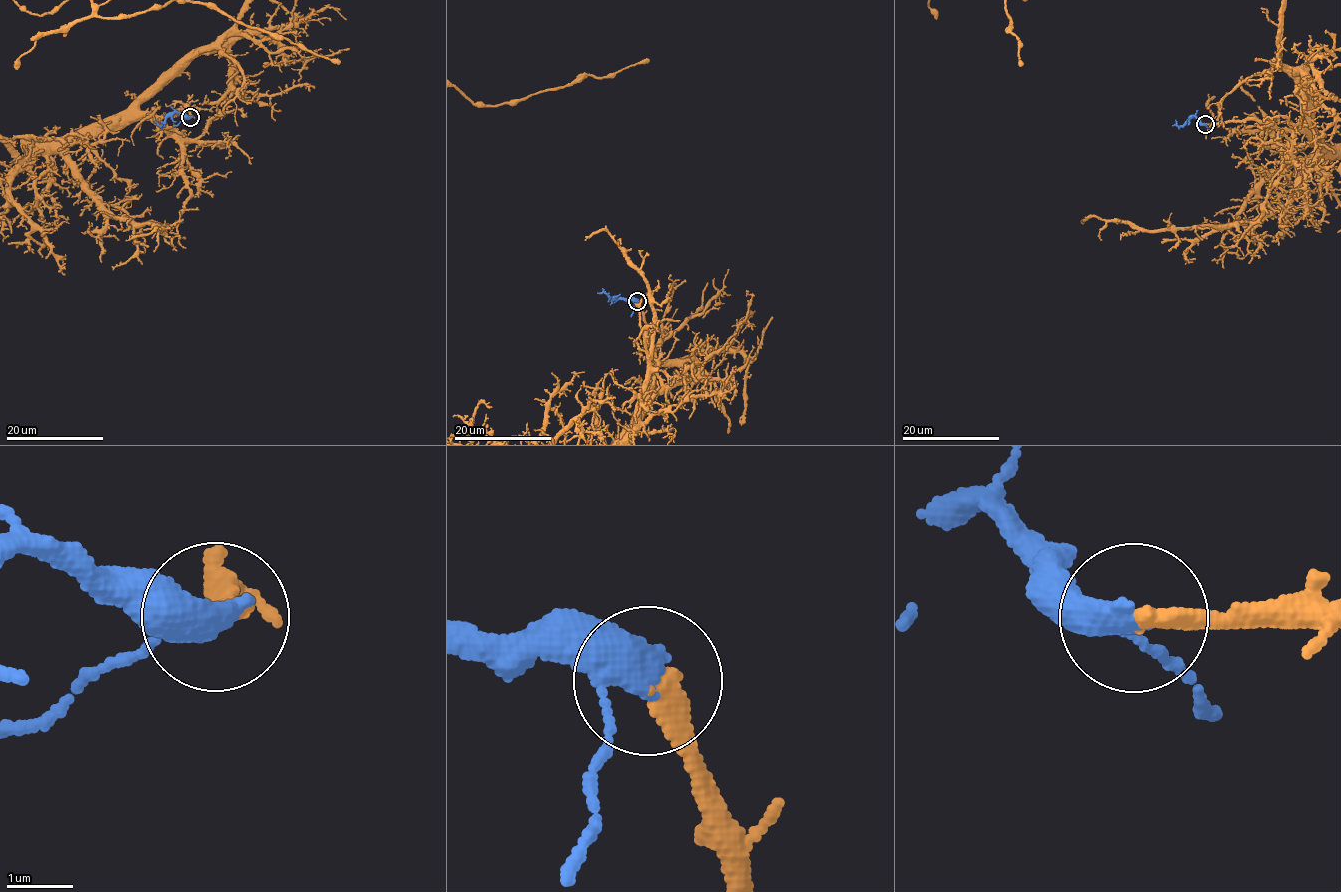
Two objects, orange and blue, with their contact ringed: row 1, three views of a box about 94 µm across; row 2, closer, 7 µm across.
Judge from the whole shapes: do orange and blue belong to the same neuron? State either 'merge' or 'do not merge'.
merge

